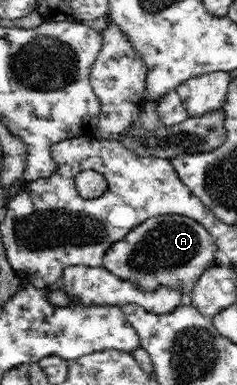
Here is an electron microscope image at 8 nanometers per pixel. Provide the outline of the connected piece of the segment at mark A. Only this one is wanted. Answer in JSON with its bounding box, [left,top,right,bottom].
[102,214,217,301]

